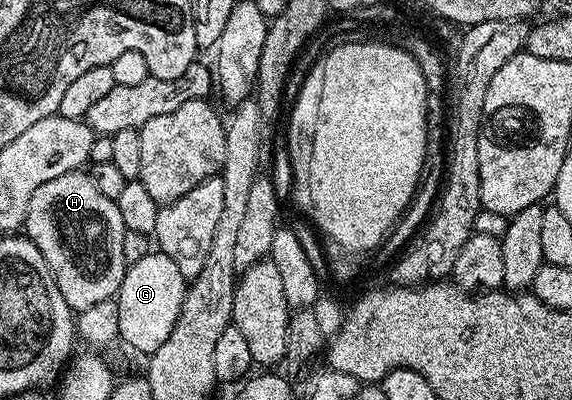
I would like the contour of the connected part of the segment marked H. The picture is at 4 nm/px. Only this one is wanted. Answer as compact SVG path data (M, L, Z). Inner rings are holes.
M73 171L42 183L30 199L22 229L42 251L62 299L73 311L115 298L126 268L122 255L126 230L115 201L98 192L87 172Z

